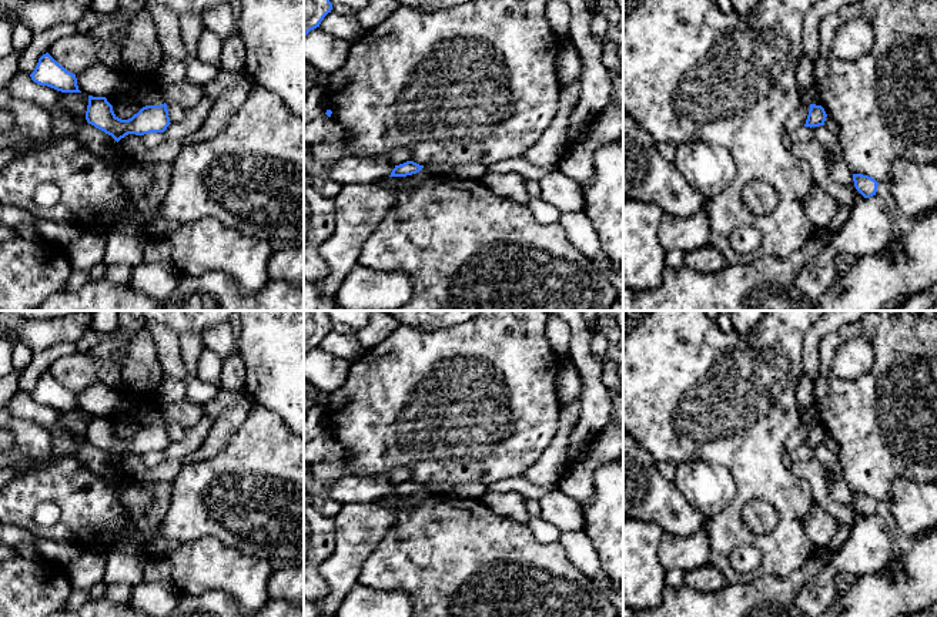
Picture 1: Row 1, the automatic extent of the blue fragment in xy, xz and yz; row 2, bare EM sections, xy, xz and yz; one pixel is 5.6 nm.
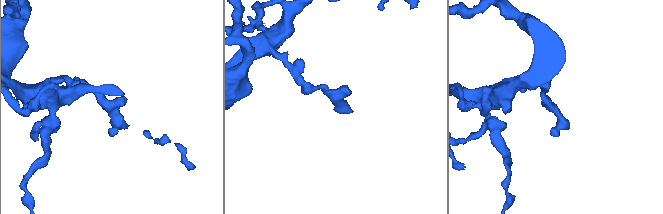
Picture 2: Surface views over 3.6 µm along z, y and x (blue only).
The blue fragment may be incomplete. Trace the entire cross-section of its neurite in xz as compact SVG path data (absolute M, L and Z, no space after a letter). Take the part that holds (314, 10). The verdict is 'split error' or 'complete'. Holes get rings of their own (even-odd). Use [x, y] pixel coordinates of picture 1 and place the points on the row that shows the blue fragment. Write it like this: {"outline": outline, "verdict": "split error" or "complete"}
{"outline": "M304 0L304 37L314 28L319 27L324 17L331 13L329 0Z", "verdict": "complete"}

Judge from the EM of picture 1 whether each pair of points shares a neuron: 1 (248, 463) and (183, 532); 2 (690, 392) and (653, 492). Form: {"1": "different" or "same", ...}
{"1": "same", "2": "different"}

